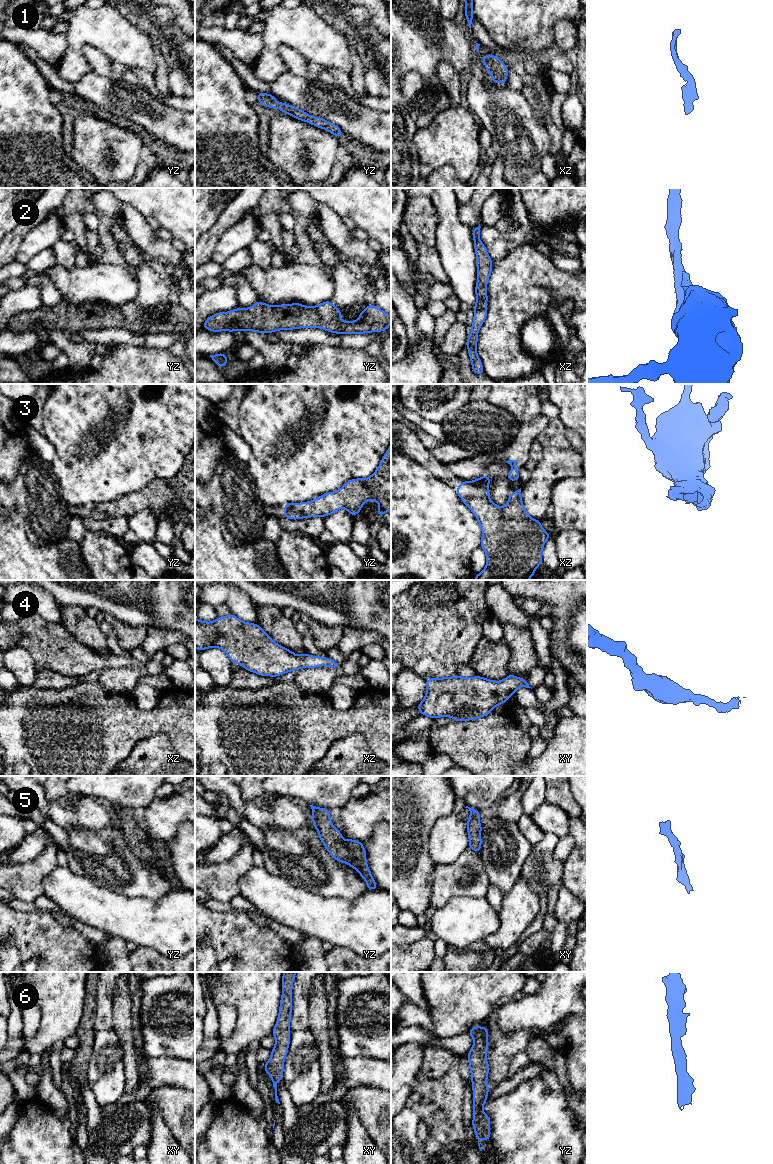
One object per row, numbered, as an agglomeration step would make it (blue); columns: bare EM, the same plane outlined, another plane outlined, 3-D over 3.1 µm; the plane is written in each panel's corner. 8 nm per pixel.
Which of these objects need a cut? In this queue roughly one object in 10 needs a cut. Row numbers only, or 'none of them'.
none of them

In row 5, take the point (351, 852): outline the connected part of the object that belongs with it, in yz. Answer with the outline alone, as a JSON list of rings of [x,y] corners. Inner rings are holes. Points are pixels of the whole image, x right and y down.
[[[309,805],[313,811],[311,817],[319,838],[330,855],[355,869],[366,881],[368,890],[375,890],[377,884],[367,866],[366,851],[360,841],[343,839],[341,831],[330,820],[330,810]]]

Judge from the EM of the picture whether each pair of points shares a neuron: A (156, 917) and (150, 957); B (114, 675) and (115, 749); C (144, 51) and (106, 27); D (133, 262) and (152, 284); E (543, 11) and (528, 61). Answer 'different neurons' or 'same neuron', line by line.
A: different neurons
B: different neurons
C: same neuron
D: same neuron
E: different neurons

